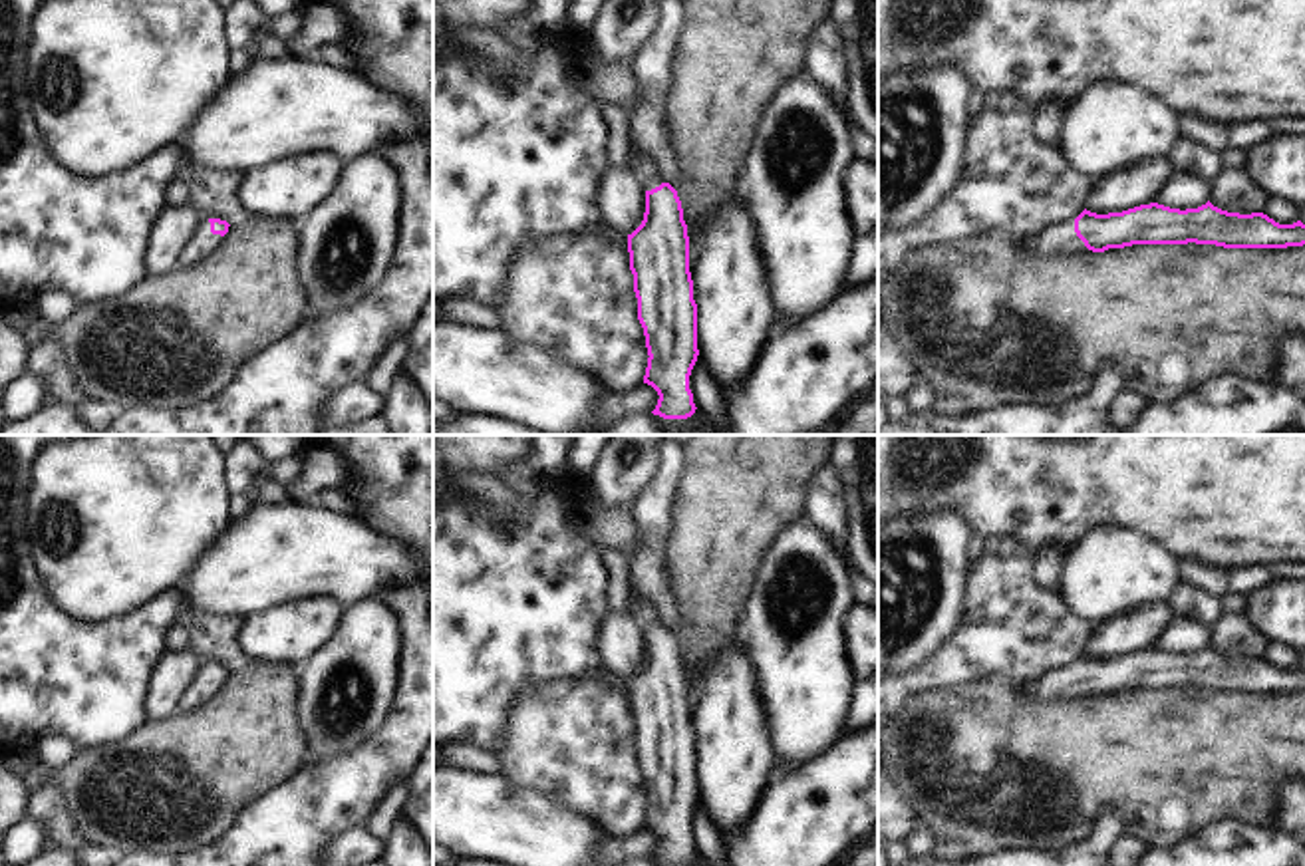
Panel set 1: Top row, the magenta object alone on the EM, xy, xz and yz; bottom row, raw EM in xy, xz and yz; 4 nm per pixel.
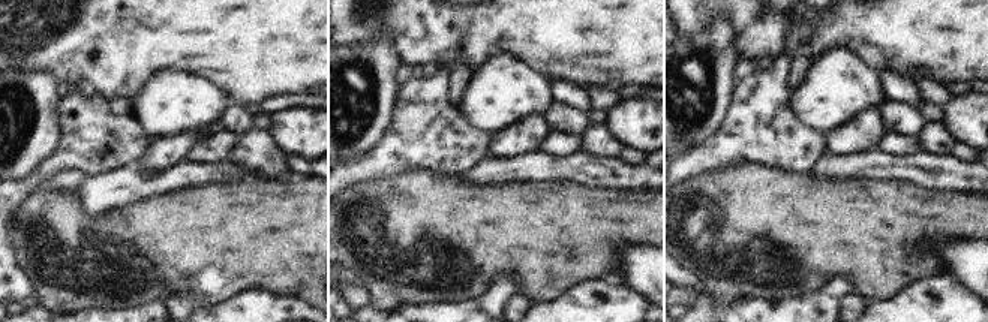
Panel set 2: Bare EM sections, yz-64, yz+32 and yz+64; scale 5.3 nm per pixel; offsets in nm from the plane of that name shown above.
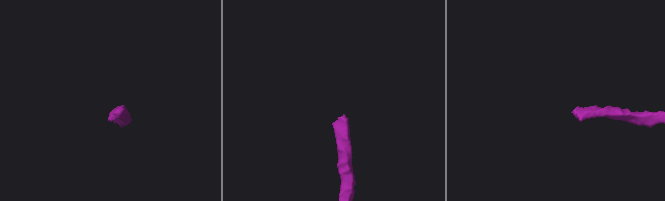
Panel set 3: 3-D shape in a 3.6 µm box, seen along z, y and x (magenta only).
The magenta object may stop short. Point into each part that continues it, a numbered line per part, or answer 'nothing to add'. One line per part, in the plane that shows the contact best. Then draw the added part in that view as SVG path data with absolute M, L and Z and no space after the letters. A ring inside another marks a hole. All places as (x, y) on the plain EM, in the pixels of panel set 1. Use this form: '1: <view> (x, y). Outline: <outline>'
1: yz (1059, 684). Outline: M1075 665L1047 671L1041 679L1025 687L1029 699L1073 699L1090 697L1075 677Z

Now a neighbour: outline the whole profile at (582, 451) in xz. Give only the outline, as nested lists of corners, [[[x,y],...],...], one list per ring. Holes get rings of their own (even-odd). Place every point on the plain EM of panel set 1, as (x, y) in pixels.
[[[572,435],[566,451],[570,467],[586,475],[594,467],[608,437],[610,435]]]

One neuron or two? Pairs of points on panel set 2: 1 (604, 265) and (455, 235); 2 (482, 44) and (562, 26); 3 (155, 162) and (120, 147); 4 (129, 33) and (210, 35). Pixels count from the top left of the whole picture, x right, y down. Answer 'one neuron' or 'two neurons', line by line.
1: one neuron
2: one neuron
3: two neurons
4: one neuron

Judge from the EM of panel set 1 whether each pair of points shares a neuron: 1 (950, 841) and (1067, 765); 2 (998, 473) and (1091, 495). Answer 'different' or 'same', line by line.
1: same
2: same

